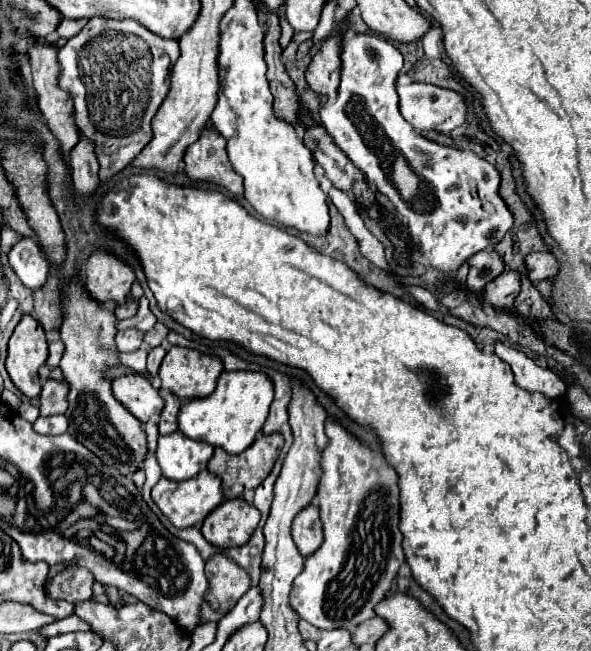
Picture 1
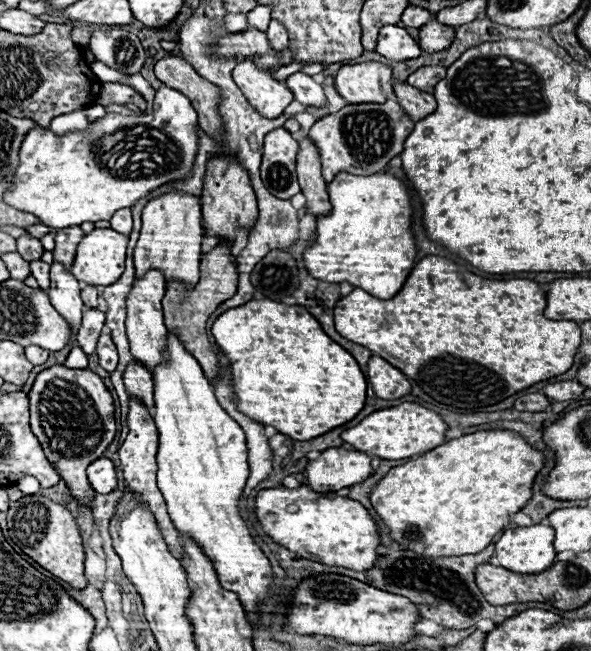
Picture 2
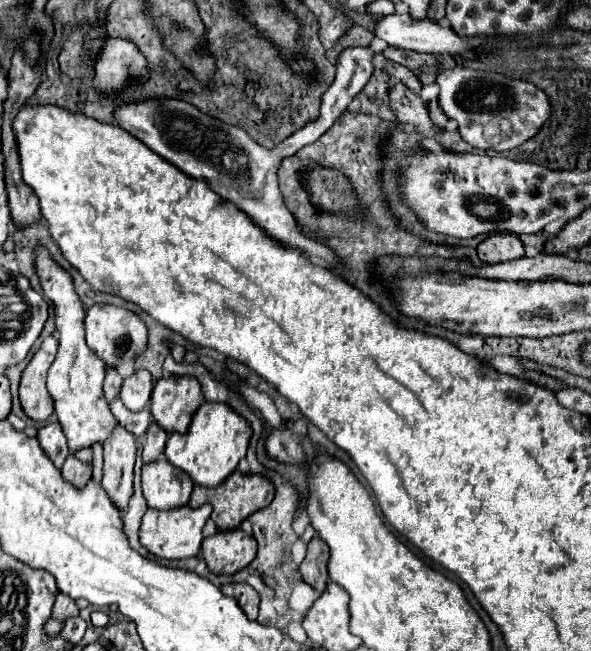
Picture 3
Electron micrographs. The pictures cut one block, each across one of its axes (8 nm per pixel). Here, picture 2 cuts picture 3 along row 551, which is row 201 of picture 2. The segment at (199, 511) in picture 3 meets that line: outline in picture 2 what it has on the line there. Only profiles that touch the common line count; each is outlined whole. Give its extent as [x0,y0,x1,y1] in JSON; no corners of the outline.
[134,192,204,286]

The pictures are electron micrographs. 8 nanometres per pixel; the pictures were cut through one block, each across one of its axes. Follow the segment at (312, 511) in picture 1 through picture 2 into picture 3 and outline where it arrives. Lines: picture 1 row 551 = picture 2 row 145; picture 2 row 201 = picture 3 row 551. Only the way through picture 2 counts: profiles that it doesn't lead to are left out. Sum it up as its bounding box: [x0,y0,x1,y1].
[300,536,330,592]

